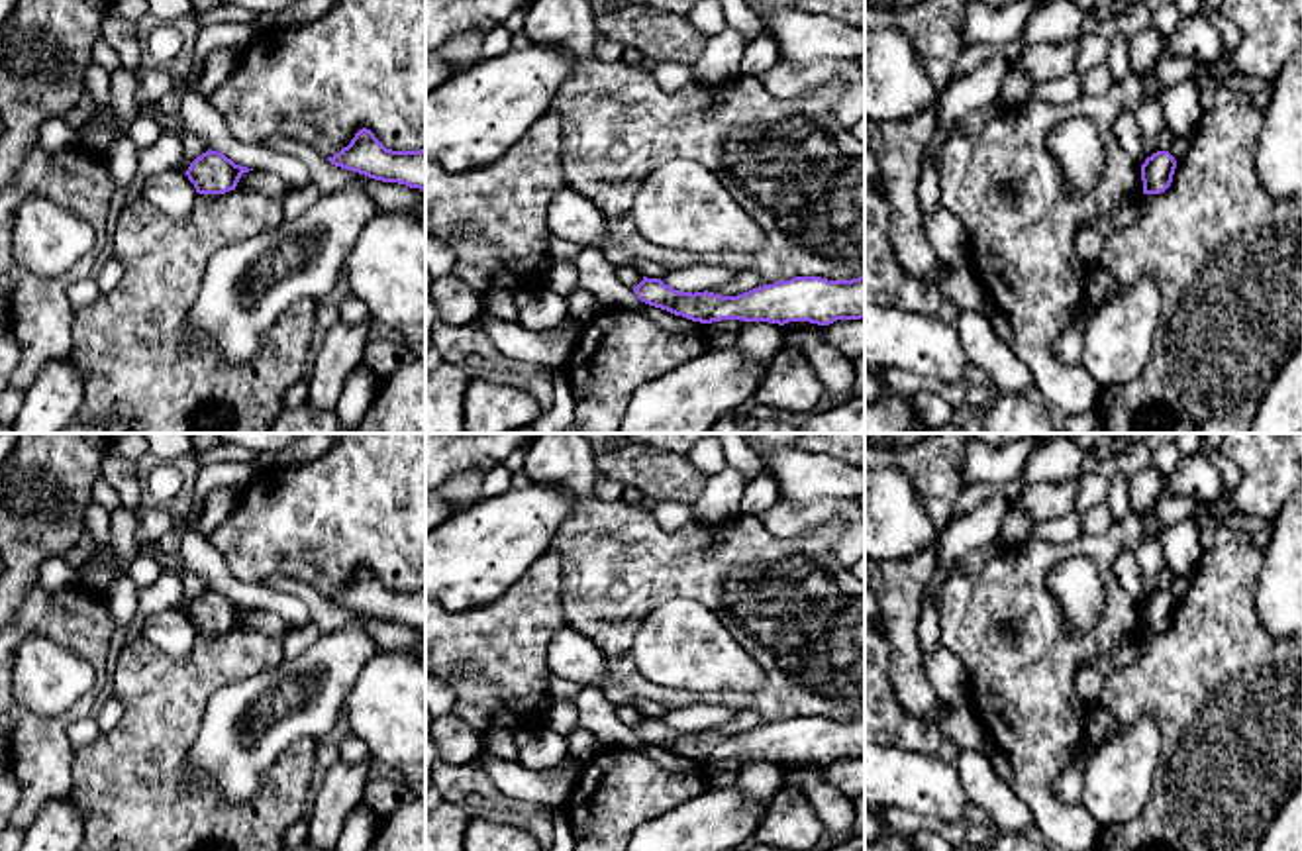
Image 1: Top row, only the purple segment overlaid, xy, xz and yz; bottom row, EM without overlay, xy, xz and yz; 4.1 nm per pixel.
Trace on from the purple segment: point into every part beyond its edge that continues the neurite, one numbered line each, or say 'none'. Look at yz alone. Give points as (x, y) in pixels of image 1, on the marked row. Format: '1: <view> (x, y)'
none

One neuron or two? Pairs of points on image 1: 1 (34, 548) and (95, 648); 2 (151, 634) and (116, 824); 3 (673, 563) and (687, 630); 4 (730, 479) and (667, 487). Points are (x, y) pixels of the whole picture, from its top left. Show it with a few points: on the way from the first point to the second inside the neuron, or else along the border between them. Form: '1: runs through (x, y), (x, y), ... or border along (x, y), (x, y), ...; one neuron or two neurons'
1: border along (38, 583), (20, 610); two neurons
2: border along (195, 636), (183, 657), (142, 640); two neurons
3: border along (722, 620), (699, 602), (671, 599), (642, 624); two neurons
4: border along (708, 477), (691, 508); two neurons

